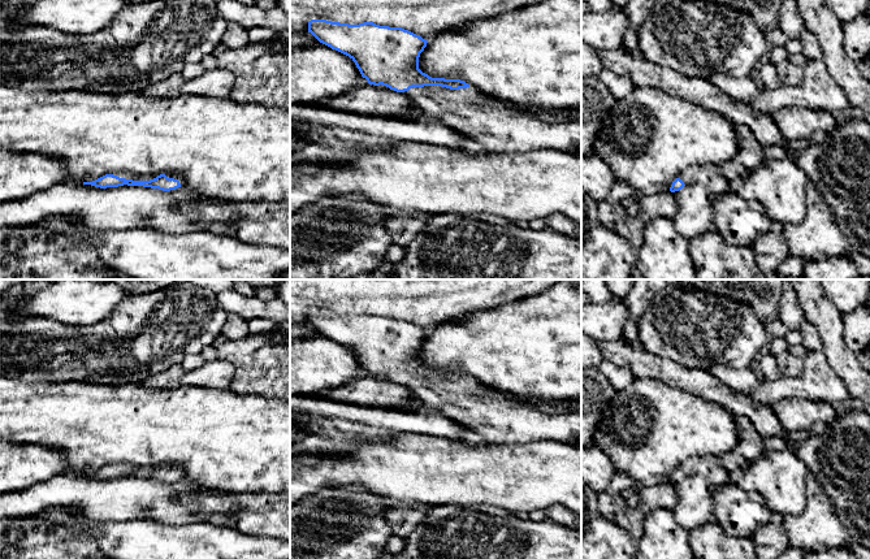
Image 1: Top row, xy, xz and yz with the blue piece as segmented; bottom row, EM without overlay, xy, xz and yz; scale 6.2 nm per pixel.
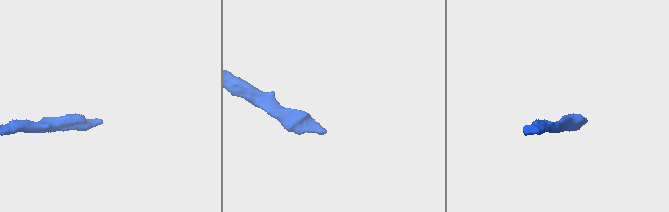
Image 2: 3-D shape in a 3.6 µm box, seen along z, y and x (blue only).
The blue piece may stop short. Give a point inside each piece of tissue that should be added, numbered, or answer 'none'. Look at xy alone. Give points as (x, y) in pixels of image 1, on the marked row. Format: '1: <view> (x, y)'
1: xy (125, 176)

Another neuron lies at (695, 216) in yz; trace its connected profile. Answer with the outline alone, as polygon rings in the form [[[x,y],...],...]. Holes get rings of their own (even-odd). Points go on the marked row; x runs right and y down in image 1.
[[[701,183],[685,185],[674,192],[678,203],[674,225],[689,240],[713,230],[714,211],[709,194]]]

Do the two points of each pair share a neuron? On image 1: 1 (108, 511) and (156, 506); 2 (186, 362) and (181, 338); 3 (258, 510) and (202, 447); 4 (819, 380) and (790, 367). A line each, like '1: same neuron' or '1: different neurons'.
1: same neuron
2: different neurons
3: different neurons
4: different neurons

